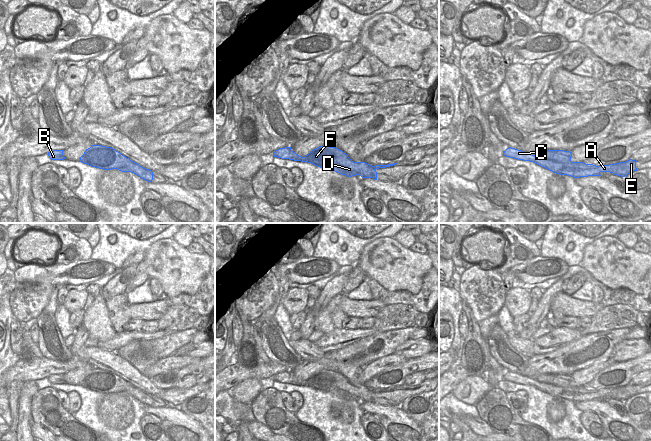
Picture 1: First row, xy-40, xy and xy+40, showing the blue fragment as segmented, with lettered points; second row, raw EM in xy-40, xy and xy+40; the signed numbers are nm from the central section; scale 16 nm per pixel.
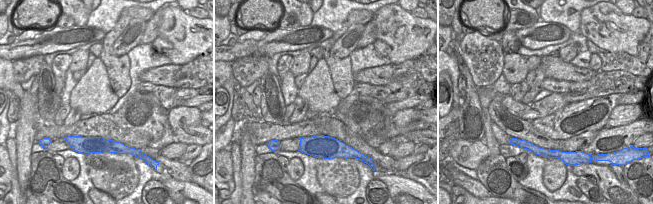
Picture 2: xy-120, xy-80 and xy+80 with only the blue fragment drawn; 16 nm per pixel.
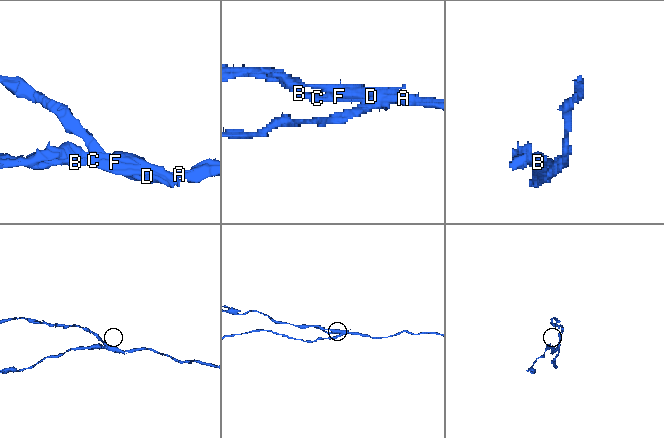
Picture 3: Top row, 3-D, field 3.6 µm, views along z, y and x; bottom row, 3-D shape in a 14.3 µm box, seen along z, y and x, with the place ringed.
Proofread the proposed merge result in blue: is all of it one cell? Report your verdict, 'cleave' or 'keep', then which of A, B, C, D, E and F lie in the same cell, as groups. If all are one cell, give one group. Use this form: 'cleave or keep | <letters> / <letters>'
cleave | A E / B C D F

